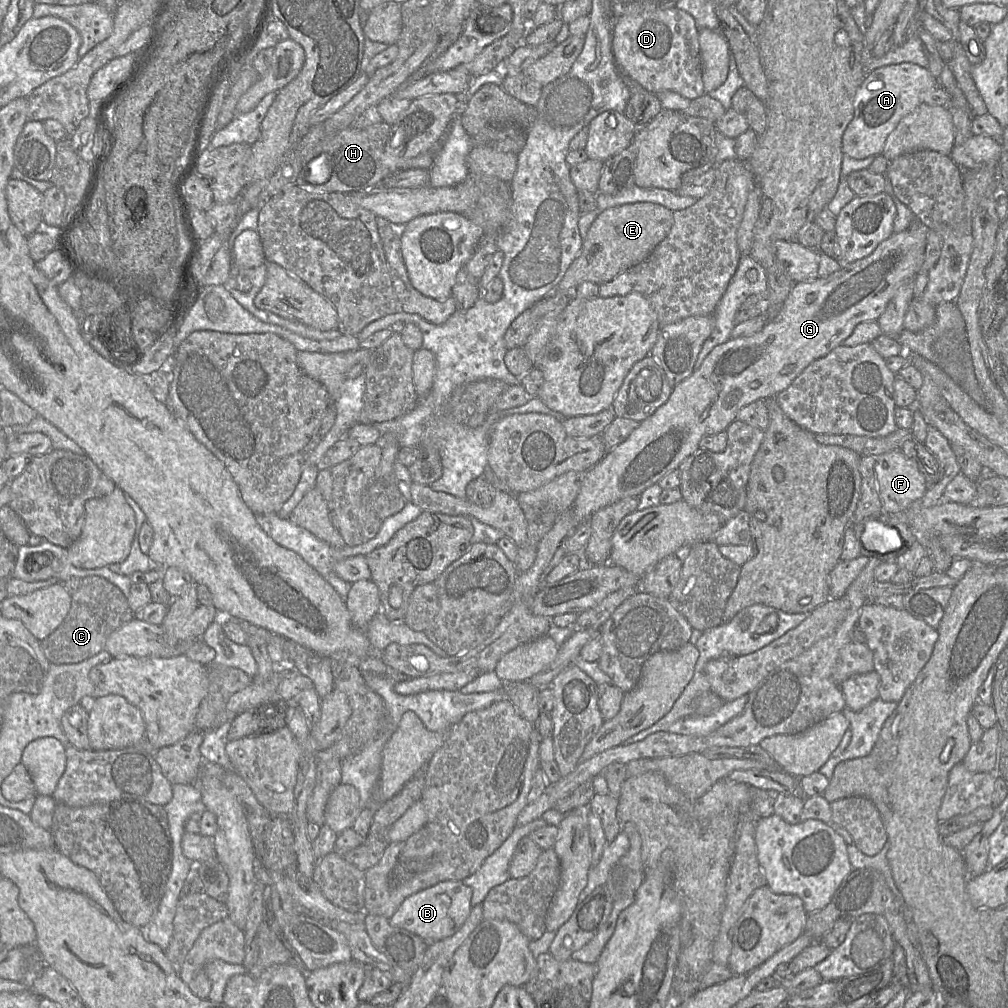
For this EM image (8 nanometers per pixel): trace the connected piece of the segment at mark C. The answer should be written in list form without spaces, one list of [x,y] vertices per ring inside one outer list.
[[[99,576],[85,577],[72,595],[70,610],[62,624],[41,641],[42,650],[51,664],[82,662],[104,650],[109,635],[133,619],[134,613],[117,586]]]

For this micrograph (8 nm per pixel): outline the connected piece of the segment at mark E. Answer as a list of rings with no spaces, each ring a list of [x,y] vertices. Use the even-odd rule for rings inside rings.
[[[652,202],[624,204],[602,211],[591,224],[579,255],[557,288],[525,310],[510,324],[504,335],[507,349],[523,347],[543,317],[557,307],[566,307],[574,298],[574,292],[581,283],[589,281],[601,285],[646,259],[668,235],[672,225],[673,212]]]

